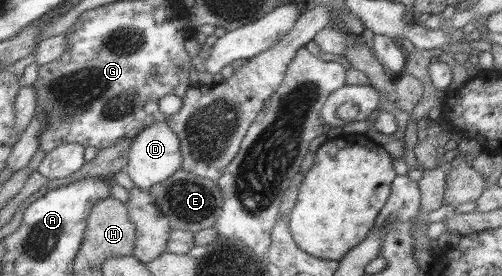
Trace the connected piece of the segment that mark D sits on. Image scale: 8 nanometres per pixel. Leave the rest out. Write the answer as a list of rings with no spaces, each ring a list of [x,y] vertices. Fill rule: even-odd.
[[[163,120],[144,127],[134,136],[130,150],[128,150],[128,162],[126,162],[124,173],[133,181],[136,188],[148,191],[152,185],[164,182],[174,172],[180,170],[180,164],[182,164],[182,159],[180,159],[178,137]]]

